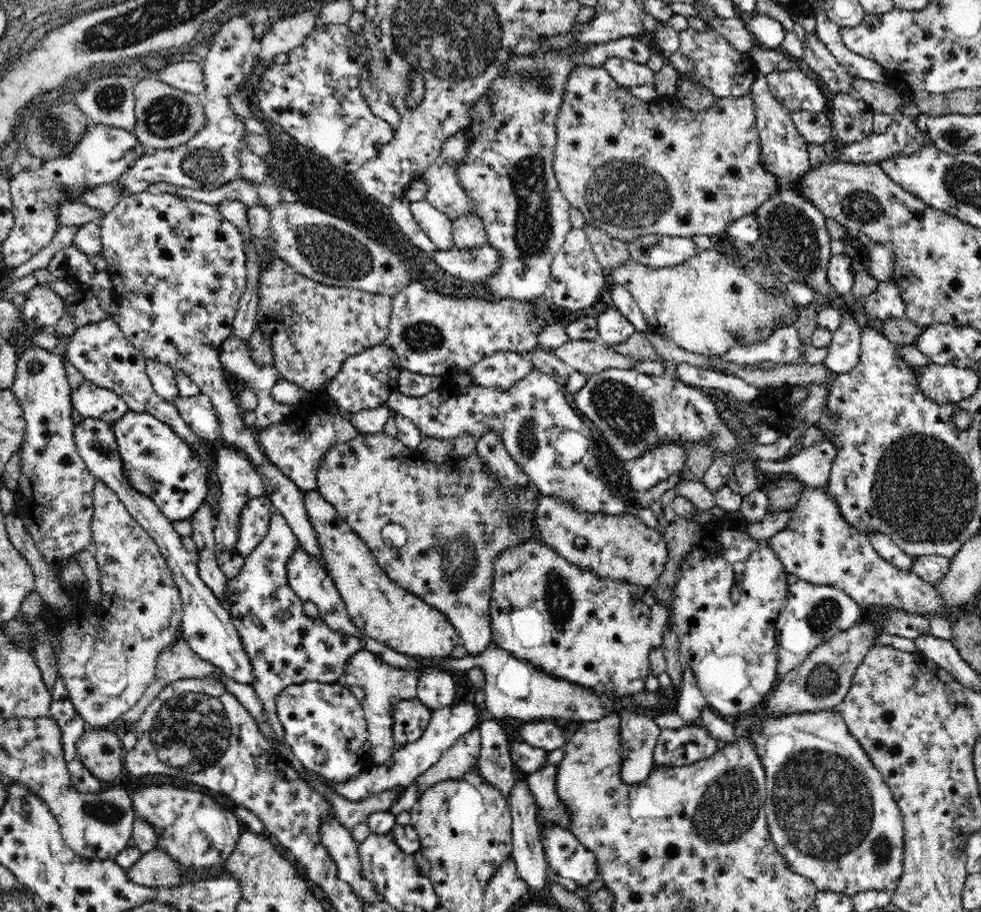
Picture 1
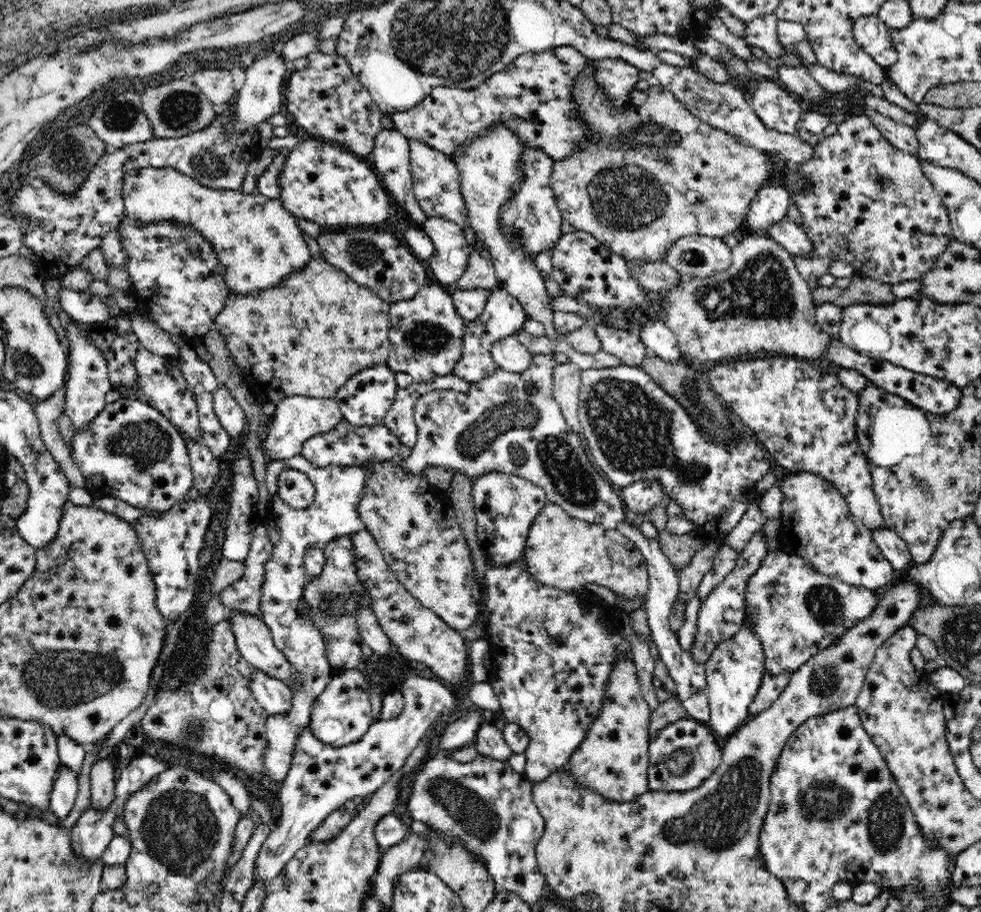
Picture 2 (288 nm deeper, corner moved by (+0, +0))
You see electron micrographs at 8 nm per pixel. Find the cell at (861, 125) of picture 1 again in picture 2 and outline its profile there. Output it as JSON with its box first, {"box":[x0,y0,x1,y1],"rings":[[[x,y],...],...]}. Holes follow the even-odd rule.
{"box":[792,116,956,288],"rings":[[[852,116],[840,124],[838,132],[832,136],[822,136],[820,144],[812,148],[812,158],[796,166],[796,170],[808,180],[804,194],[794,194],[792,202],[800,212],[800,228],[812,242],[812,254],[792,256],[798,274],[810,288],[818,288],[822,278],[830,274],[832,260],[842,260],[854,266],[860,276],[868,276],[882,284],[902,284],[916,280],[920,282],[952,240],[956,240],[948,210],[942,198],[934,190],[932,182],[922,172],[922,162],[910,154],[890,146],[890,142],[880,134],[878,126],[868,116]],[[912,238],[918,238],[920,248],[912,246]]]}

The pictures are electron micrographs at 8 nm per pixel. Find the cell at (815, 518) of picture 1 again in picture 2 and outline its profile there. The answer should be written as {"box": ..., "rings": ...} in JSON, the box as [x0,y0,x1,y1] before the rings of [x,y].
{"box":[776,470,892,592],"rings":[[[802,470],[782,482],[782,516],[776,546],[792,556],[808,560],[814,570],[832,580],[842,580],[844,584],[870,592],[884,592],[890,588],[892,562],[884,556],[862,520],[850,512],[842,492],[818,474]]]}

